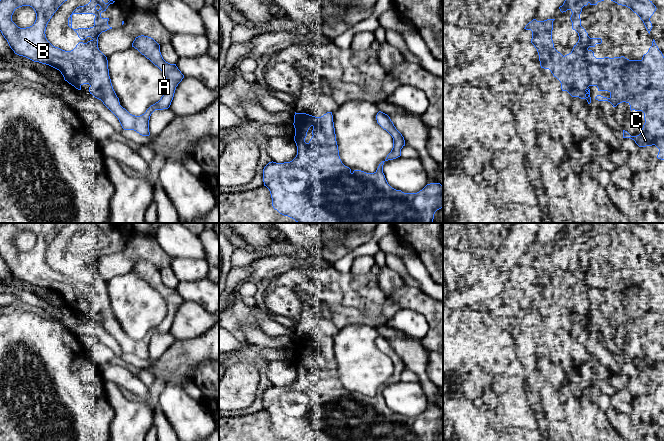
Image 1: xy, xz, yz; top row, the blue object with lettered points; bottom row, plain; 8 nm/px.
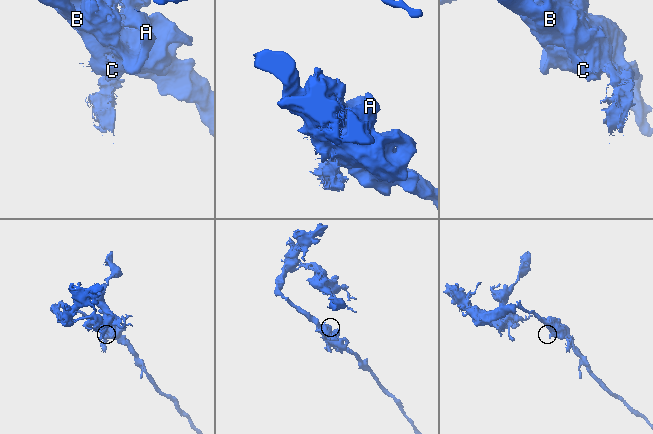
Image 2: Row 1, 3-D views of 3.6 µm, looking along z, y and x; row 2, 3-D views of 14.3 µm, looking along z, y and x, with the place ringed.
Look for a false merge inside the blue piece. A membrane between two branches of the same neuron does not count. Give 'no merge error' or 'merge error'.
no merge error

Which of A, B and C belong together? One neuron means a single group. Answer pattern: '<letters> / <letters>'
A B C

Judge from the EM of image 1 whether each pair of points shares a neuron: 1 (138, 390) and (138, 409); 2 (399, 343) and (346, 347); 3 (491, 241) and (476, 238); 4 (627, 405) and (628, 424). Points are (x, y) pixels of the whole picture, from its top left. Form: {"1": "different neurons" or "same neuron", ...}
{"1": "different neurons", "2": "different neurons", "3": "same neuron", "4": "different neurons"}

